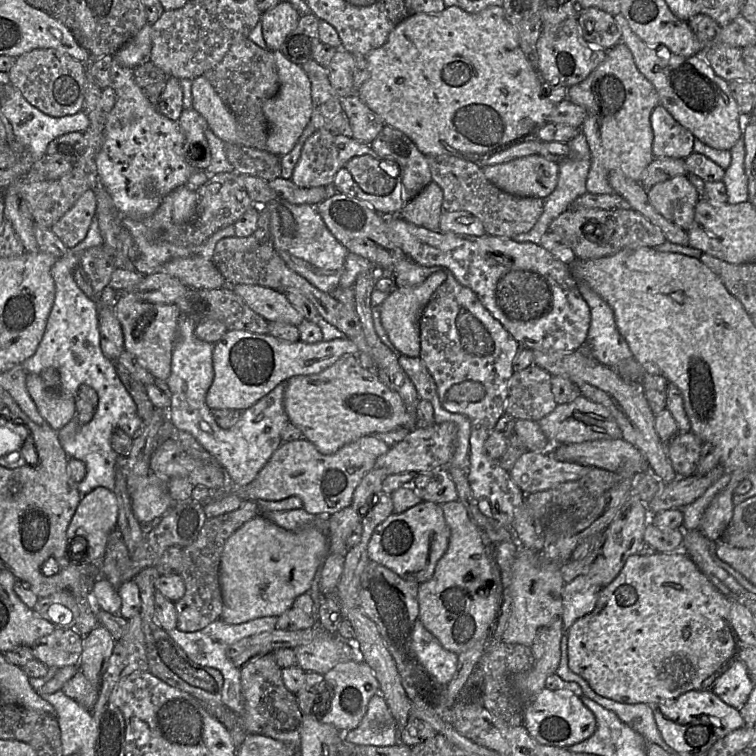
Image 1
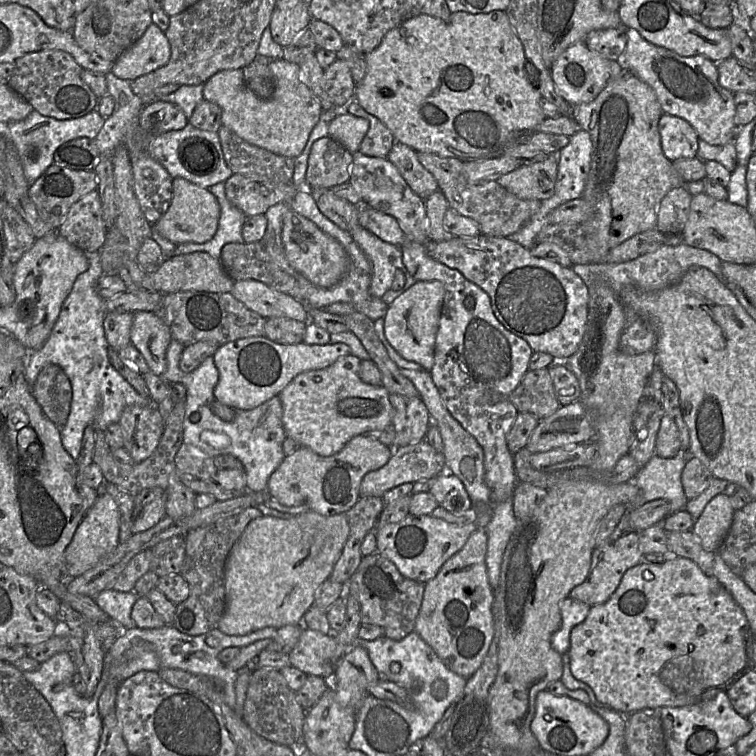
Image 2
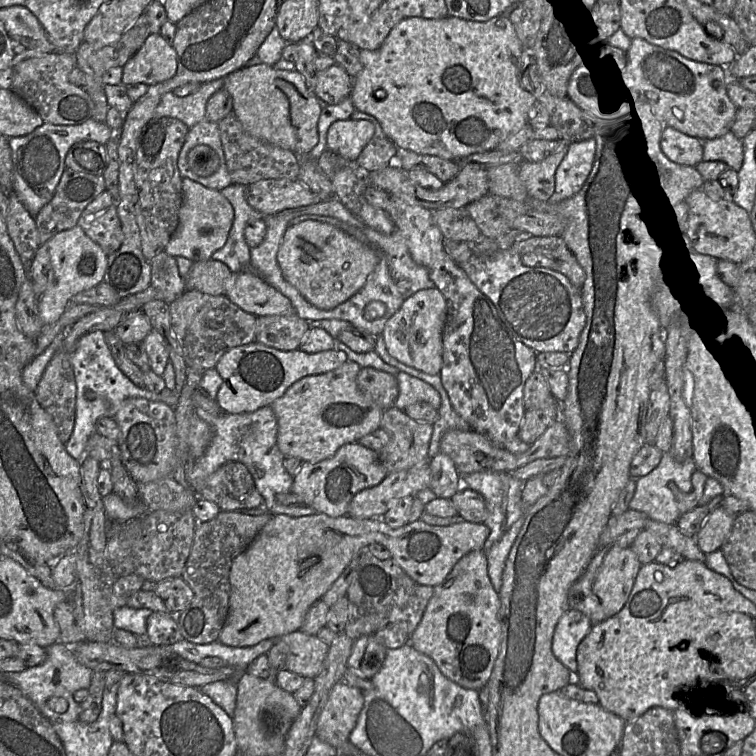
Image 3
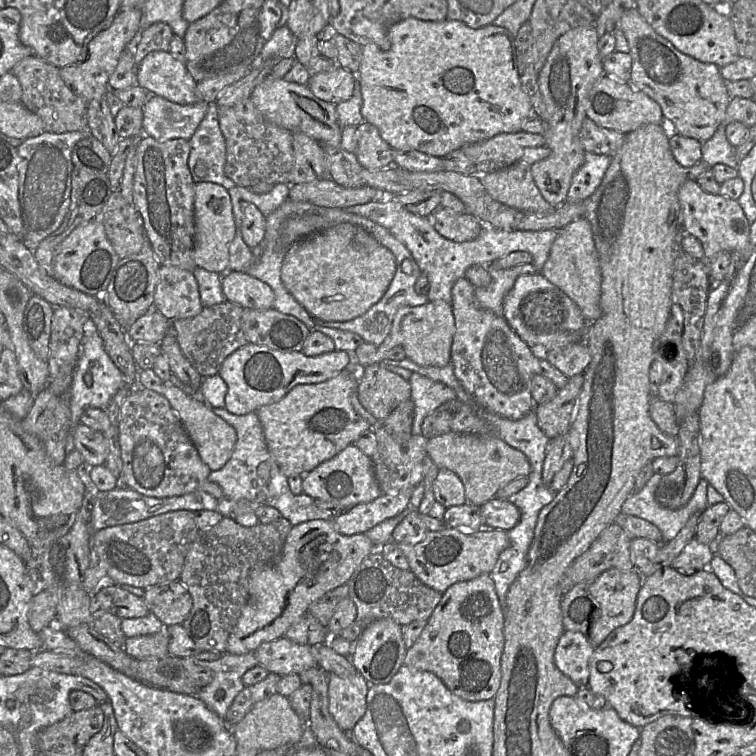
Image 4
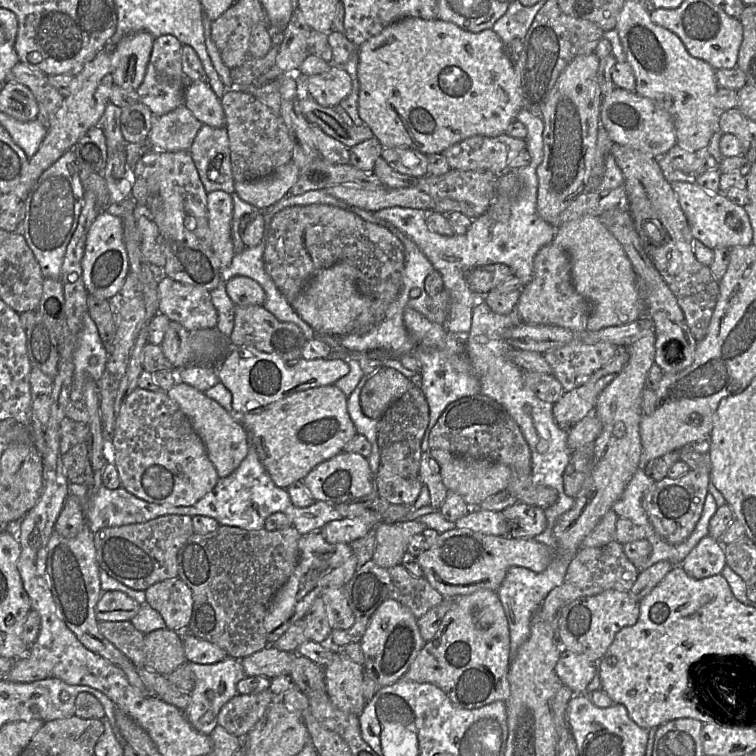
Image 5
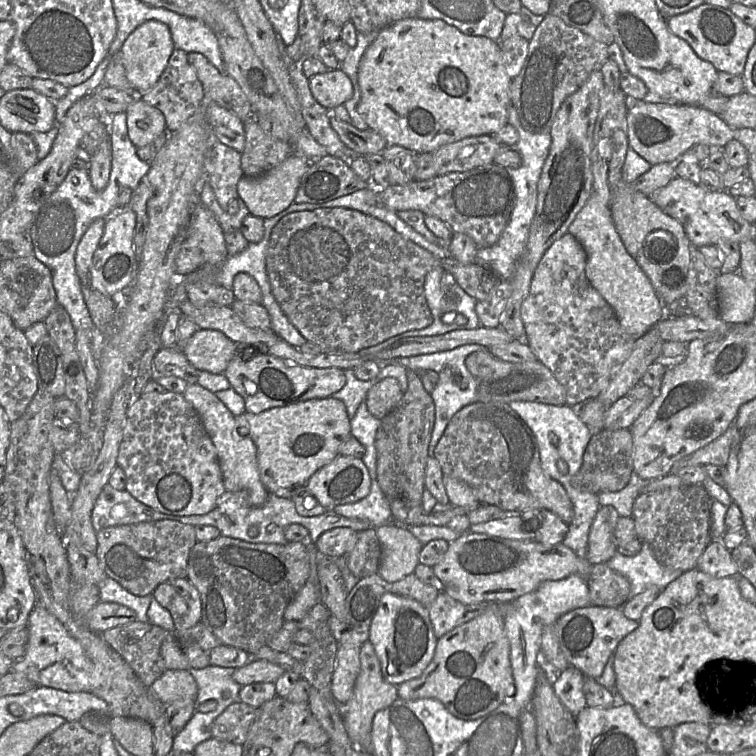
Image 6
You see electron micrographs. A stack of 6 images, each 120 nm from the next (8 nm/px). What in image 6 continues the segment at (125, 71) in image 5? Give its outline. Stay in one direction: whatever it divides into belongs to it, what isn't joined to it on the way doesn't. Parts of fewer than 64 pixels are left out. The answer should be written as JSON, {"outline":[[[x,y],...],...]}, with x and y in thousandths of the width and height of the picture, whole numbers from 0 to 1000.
{"outline":[[[208,26],[190,29],[168,49],[159,67],[168,104],[183,124],[192,123],[206,111],[230,65],[222,34]]]}

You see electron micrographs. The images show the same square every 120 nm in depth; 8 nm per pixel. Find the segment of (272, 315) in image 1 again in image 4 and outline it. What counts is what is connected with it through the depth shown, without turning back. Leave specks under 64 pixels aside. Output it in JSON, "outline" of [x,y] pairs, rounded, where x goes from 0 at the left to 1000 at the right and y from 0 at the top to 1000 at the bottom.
{"outline":[[[316,358],[294,364],[294,385],[299,397],[323,409],[352,410],[361,407],[364,390],[351,373]]]}

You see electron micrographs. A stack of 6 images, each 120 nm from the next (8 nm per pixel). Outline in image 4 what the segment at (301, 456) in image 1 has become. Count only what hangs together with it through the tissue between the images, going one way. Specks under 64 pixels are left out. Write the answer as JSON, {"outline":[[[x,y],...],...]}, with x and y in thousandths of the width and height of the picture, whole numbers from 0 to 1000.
{"outline":[[[467,586],[401,628],[399,648],[414,660],[438,664],[448,672],[464,672],[476,665],[491,664],[505,653],[495,627],[491,604]]]}

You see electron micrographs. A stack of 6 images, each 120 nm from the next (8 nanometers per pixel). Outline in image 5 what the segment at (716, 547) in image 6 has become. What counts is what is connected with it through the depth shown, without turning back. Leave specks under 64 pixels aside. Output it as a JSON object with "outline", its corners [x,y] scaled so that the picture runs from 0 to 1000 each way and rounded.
{"outline":[[[933,709],[913,729],[899,749],[911,762],[921,766],[954,759],[962,747],[959,721],[939,709]]]}

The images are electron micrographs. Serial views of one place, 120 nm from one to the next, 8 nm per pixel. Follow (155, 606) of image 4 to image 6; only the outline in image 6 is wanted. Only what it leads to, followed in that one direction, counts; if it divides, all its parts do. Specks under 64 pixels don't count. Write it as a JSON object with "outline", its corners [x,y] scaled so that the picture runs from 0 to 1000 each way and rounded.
{"outline":[[[246,763],[228,765],[212,771],[202,780],[201,788],[225,810],[230,824],[230,835],[246,833],[261,825],[266,819],[263,782]]]}

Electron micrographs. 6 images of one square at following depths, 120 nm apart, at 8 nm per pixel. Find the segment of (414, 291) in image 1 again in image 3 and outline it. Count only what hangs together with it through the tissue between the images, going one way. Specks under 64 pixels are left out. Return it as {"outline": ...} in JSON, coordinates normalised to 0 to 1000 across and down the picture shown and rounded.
{"outline":[[[577,380],[558,382],[536,394],[529,409],[515,421],[505,446],[515,468],[530,480],[569,496],[582,493],[585,443],[591,419],[591,402]]]}

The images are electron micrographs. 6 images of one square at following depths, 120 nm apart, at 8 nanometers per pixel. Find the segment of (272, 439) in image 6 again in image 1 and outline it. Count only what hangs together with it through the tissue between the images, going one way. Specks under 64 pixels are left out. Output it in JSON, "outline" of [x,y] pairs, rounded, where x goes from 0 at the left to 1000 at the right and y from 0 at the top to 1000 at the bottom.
{"outline":[[[458,470],[426,492],[389,497],[378,505],[374,533],[381,554],[426,601],[442,601],[475,578],[519,570],[537,562],[537,538],[529,522],[517,516],[496,491],[481,488],[471,470]]]}

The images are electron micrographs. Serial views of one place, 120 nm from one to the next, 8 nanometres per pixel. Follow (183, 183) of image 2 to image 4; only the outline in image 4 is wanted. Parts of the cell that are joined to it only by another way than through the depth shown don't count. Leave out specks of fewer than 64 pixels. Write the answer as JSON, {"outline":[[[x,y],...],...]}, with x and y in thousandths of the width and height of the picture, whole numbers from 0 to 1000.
{"outline":[[[259,241],[257,250],[257,347],[278,360],[299,362],[304,358],[303,325],[312,306],[304,258],[295,246],[278,241]]]}

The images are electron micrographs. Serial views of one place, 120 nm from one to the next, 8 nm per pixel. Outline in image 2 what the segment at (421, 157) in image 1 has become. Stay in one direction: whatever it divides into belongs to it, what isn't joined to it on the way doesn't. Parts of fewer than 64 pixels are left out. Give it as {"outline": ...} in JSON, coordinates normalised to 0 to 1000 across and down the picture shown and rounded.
{"outline":[[[521,188],[511,208],[528,226],[549,257],[563,265],[579,251],[574,233],[553,212],[553,202],[544,194]]]}

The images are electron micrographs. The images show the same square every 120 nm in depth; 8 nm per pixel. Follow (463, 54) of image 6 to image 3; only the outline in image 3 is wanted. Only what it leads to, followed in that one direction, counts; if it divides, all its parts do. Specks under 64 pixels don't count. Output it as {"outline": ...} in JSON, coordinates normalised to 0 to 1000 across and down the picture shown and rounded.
{"outline":[[[597,21],[585,25],[540,22],[517,38],[500,65],[478,65],[475,71],[479,93],[467,104],[467,119],[463,126],[468,142],[474,147],[496,155],[509,179],[524,192],[528,200],[546,200],[594,212],[610,212],[623,204],[655,198],[667,184],[700,164],[702,146],[710,136],[709,130],[689,112],[690,58],[684,49],[680,34],[669,21],[657,21],[643,29],[622,28]]]}

